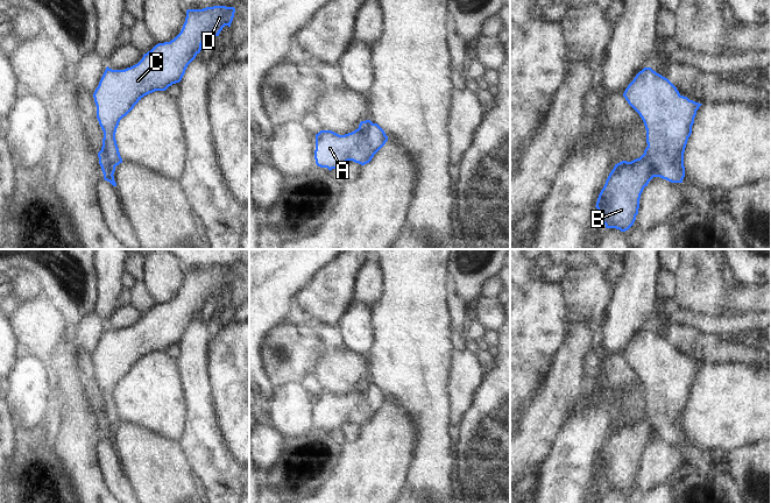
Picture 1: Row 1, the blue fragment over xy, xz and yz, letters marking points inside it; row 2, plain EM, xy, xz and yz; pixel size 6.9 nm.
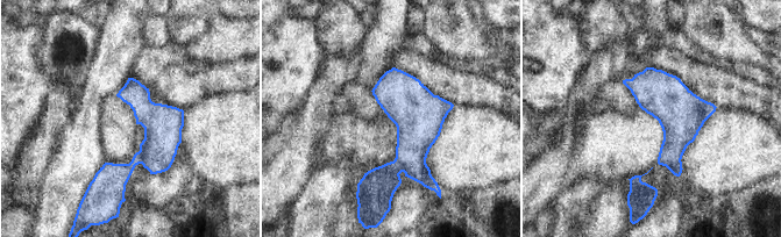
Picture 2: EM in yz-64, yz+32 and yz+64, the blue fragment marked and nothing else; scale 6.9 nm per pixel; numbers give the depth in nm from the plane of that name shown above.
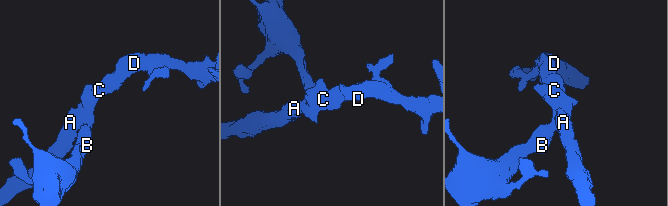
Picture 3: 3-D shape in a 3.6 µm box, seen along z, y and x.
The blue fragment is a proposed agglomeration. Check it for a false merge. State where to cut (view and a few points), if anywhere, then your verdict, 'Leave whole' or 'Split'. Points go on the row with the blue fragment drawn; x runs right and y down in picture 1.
Split along yz (644, 153), (651, 161), (655, 176). Split

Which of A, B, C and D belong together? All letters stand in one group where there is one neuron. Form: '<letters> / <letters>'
A C D / B

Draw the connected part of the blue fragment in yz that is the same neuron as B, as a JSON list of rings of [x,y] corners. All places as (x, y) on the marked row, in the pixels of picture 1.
[[[646,154],[631,162],[622,161],[615,164],[596,201],[597,220],[603,222],[606,228],[628,231],[638,214],[641,194],[653,177],[653,164]]]

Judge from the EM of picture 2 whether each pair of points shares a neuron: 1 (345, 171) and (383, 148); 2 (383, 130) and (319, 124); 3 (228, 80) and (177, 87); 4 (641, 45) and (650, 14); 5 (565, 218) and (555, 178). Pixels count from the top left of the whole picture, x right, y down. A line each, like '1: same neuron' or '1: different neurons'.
1: different neurons
2: different neurons
3: same neuron
4: same neuron
5: different neurons

